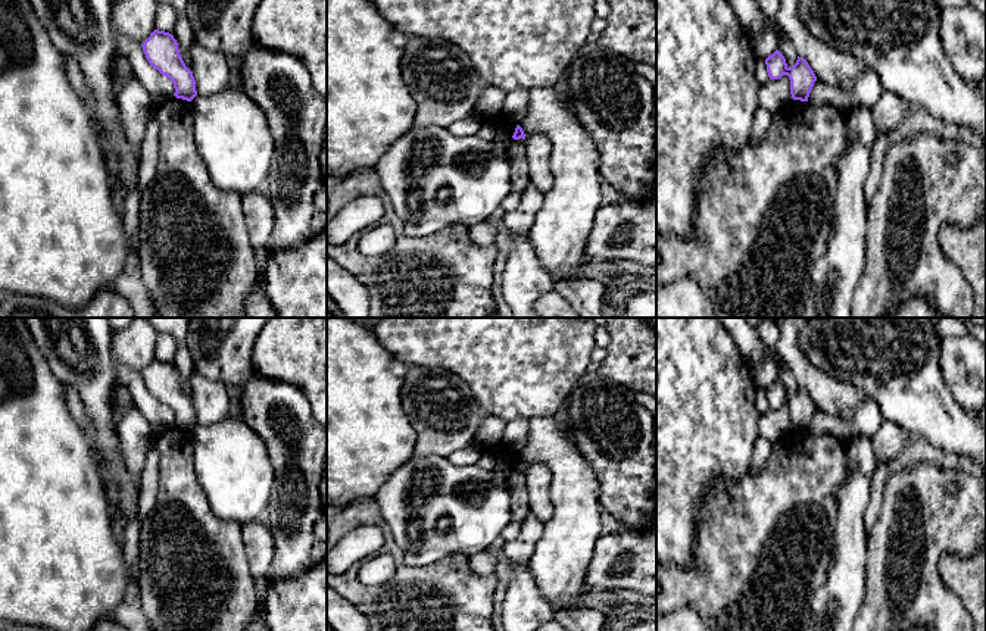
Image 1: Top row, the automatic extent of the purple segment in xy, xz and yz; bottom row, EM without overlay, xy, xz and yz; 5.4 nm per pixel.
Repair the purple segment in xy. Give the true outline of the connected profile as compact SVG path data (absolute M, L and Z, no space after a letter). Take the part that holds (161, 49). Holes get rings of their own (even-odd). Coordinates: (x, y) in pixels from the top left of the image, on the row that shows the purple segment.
M155 29L141 47L149 63L174 82L177 99L191 101L197 96L193 72L185 66L172 34Z

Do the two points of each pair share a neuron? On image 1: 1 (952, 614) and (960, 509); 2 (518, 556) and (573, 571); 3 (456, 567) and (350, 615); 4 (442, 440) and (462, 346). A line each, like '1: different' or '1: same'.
1: same
2: different
3: different
4: different

